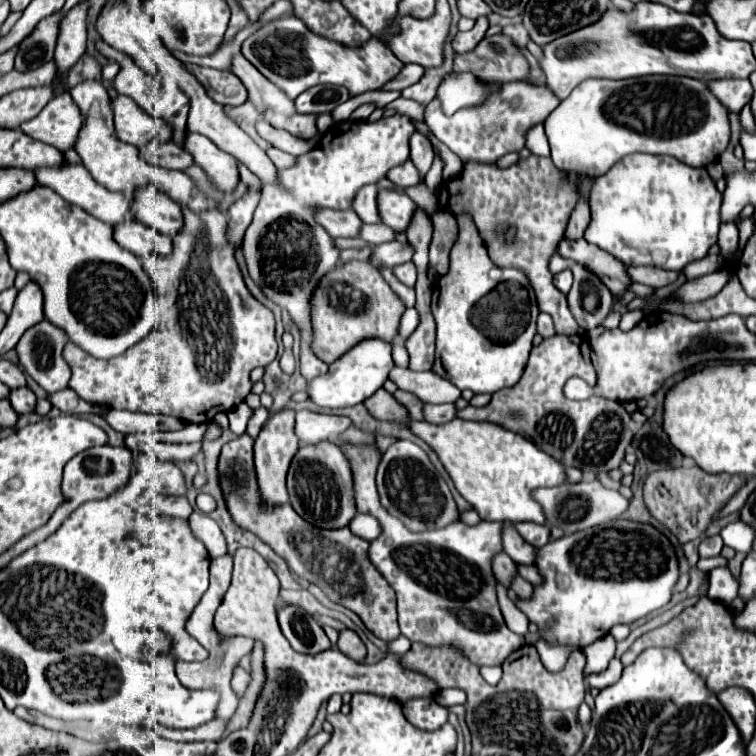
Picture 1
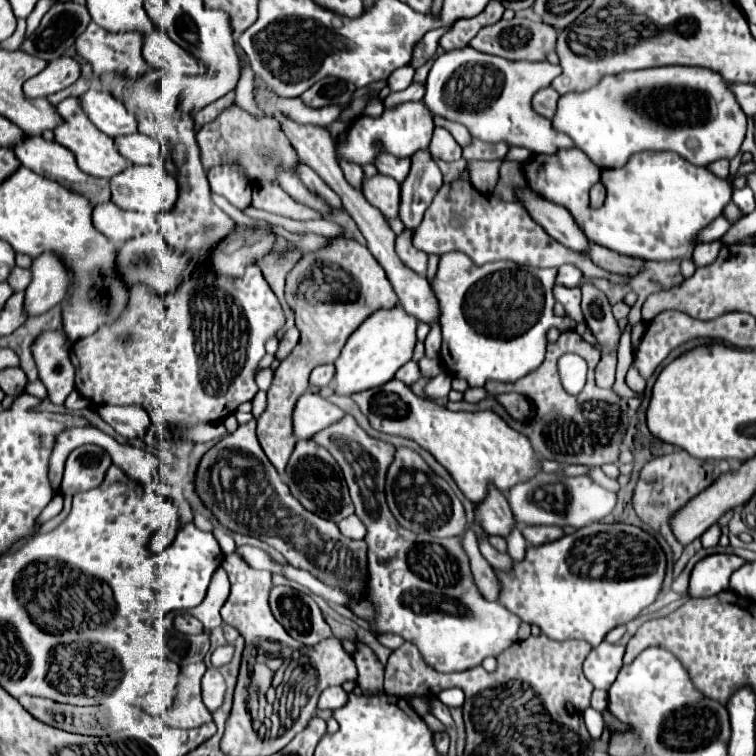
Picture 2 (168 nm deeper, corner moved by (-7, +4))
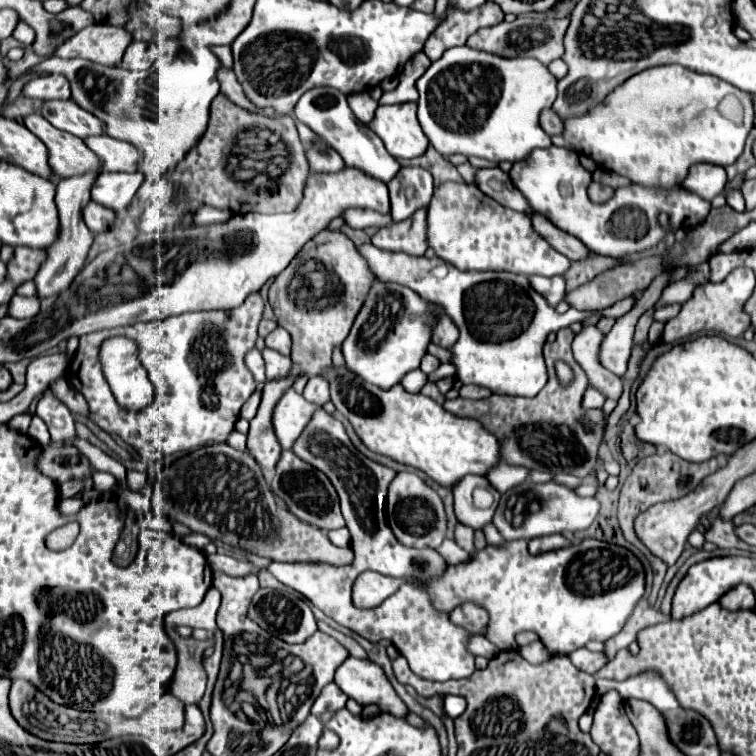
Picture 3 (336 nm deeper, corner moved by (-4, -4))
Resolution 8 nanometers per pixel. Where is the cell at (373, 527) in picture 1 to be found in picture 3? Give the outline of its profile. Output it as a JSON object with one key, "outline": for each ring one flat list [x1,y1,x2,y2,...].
{"outline":[[348,528,332,530,332,532,328,532,328,536,330,536,330,542,332,542,332,544,336,544,336,546,342,546,342,548,350,546,350,542,352,542,352,538,350,538,350,532,348,532]]}

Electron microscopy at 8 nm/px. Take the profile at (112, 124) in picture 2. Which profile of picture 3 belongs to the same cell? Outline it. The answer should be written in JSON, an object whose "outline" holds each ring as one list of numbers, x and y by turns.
{"outline":[[70,98,44,102,40,114,46,120,50,120,56,128,80,138,104,134,104,126,102,126,104,122,100,122,100,118,96,118,94,114,88,114,84,108,76,106,76,102,72,102]]}

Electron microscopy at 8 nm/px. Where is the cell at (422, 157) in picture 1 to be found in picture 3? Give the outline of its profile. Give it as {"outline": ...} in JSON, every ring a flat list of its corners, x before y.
{"outline":[[406,166,392,182,388,182,388,190,392,204,392,222,402,222,410,218,416,210,426,208,432,200,432,174,424,168]]}

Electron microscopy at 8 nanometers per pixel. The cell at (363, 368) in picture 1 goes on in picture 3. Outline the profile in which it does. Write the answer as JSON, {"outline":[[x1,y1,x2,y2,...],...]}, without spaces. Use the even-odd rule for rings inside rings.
{"outline":[[376,282,368,292,348,338,342,342,346,368,364,382,384,390,392,388,404,378,406,372,420,366,420,358,426,354,426,346,430,344,430,320,434,318,434,312,438,312,438,308,422,300,410,288,394,282],[376,310,398,310,398,316,378,314]]}

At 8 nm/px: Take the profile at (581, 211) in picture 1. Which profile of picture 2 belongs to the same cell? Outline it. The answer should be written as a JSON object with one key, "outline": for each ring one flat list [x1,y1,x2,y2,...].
{"outline":[[597,182,591,188,591,206,599,208,599,206,603,206,603,202,605,202,605,186,601,182]]}

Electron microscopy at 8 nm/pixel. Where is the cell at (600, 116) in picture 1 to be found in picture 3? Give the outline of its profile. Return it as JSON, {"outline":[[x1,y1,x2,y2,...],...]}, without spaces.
{"outline":[[674,64,674,66,648,68,634,74,632,78,616,86,600,104,594,106,594,110,564,120,564,132,556,136,558,140,556,144,574,150,578,154,586,154,600,168,626,176,632,182,644,186,668,188,680,184,688,176,690,166,694,164,702,164,702,162,718,164,718,166,734,164,744,150,744,142,752,126,754,126,752,94,742,92,716,76,698,74,694,70]]}

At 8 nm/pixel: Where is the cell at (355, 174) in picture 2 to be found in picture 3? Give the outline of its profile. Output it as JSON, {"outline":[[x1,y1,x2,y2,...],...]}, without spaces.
{"outline":[[328,144,308,146,306,156,308,156,308,162,310,162,310,170,312,170,312,172,334,174,334,172,344,170,344,160,342,160,340,154,336,154,336,150,332,150]]}

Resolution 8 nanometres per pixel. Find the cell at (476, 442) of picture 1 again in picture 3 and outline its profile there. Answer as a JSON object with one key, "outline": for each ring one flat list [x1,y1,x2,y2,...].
{"outline":[[328,368,322,376,330,382,336,410,352,422,356,434,372,452,414,466,440,486,454,488,466,474,486,476,496,464,500,464,500,440,494,434,488,434,488,430,472,418,460,418,446,412,424,394,410,394,400,384,382,390,374,384,362,382,346,368]]}

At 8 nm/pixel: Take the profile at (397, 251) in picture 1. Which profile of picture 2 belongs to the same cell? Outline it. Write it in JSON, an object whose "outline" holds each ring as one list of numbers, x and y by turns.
{"outline":[[461,178,441,186,435,200,427,208,423,222,413,234,413,244,427,254,439,256,459,250,467,254,477,266,495,260,511,260,535,268,559,268,563,264,573,264,579,266,583,276,607,278,607,272,599,270,585,254,561,246,555,242,555,238,547,236,547,232,527,214,523,206,517,202,503,202,493,194,481,194,471,182]]}

